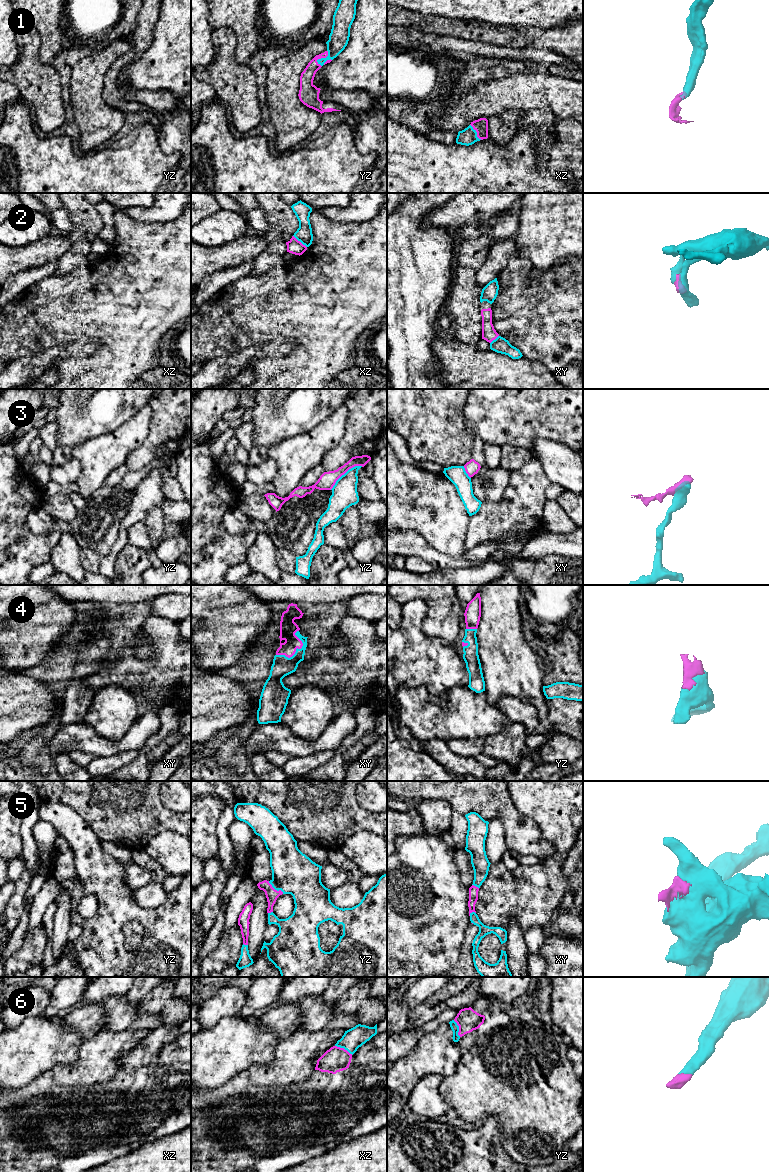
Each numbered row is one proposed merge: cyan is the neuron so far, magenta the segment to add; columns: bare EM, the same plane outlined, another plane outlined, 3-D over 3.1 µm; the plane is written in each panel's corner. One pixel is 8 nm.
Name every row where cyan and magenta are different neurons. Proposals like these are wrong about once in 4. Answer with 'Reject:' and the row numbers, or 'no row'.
Reject: 2, 3

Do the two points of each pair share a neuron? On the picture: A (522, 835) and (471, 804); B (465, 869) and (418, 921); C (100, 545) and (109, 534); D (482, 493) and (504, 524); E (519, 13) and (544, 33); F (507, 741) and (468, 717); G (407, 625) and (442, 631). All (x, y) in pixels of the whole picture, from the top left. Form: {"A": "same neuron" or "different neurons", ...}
{"A": "same neuron", "B": "different neurons", "C": "same neuron", "D": "different neurons", "E": "different neurons", "F": "different neurons", "G": "different neurons"}

